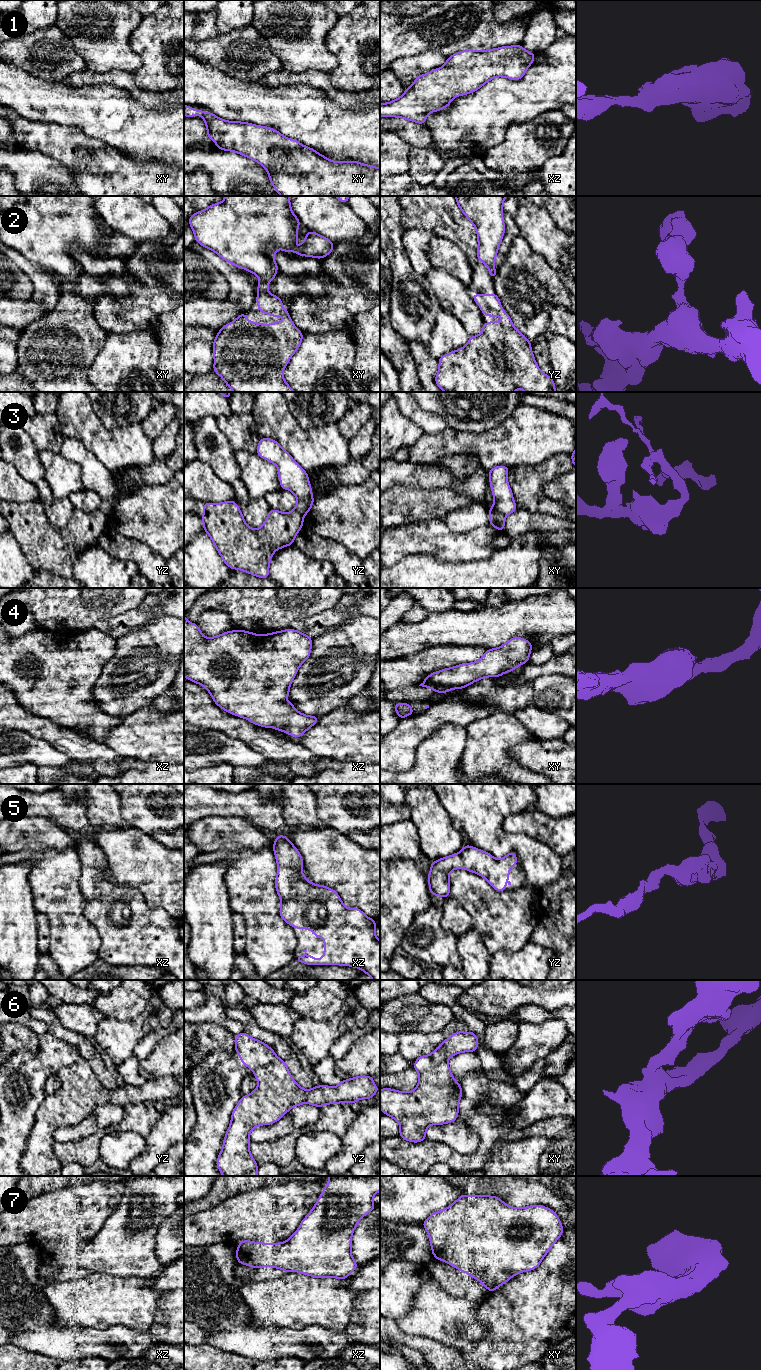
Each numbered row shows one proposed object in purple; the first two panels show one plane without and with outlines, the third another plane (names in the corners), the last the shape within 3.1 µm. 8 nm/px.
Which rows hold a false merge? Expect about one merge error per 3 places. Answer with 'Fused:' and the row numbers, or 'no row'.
Fused: 3, 6

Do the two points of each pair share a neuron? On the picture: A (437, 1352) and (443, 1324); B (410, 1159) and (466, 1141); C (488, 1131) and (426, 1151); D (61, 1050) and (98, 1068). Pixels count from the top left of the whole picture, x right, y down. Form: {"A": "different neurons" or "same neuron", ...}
{"A": "different neurons", "B": "different neurons", "C": "same neuron", "D": "different neurons"}

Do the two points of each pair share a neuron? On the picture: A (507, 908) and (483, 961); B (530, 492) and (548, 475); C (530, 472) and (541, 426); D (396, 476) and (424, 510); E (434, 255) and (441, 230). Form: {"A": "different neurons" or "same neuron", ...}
{"A": "different neurons", "B": "same neuron", "C": "different neurons", "D": "different neurons", "E": "different neurons"}

